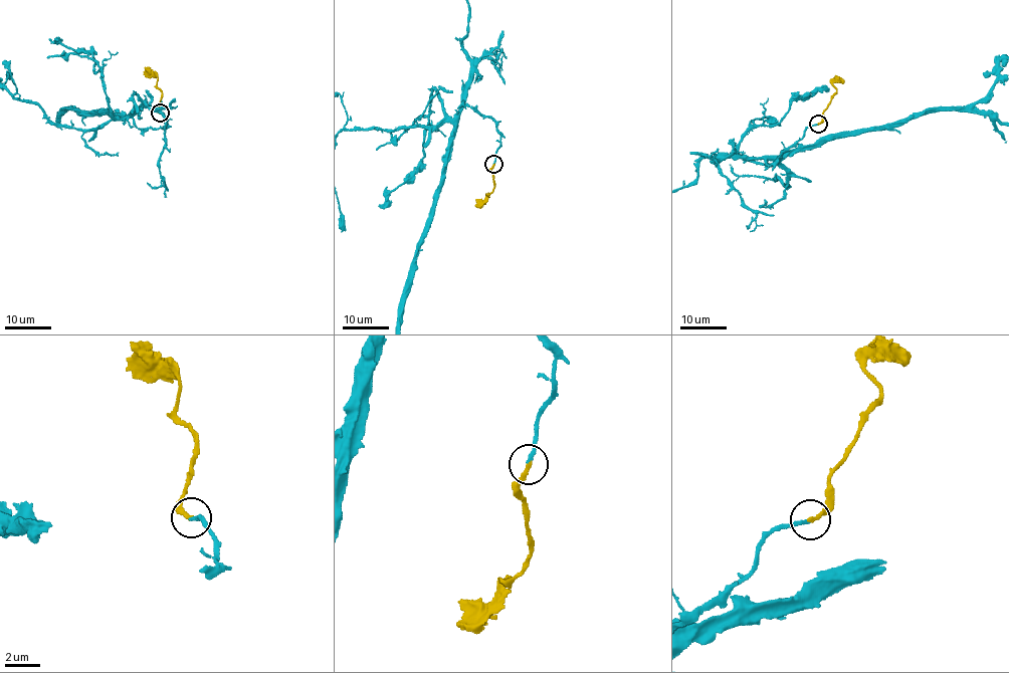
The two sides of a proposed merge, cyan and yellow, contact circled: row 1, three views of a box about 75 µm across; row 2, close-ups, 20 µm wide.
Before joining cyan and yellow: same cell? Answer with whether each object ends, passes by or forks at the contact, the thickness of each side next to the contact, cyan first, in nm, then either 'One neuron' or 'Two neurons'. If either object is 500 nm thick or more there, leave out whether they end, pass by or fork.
At the ring cyan ends. At the ring yellow ends. Thickness 170 nm (cyan) against 240 nm. One neuron

